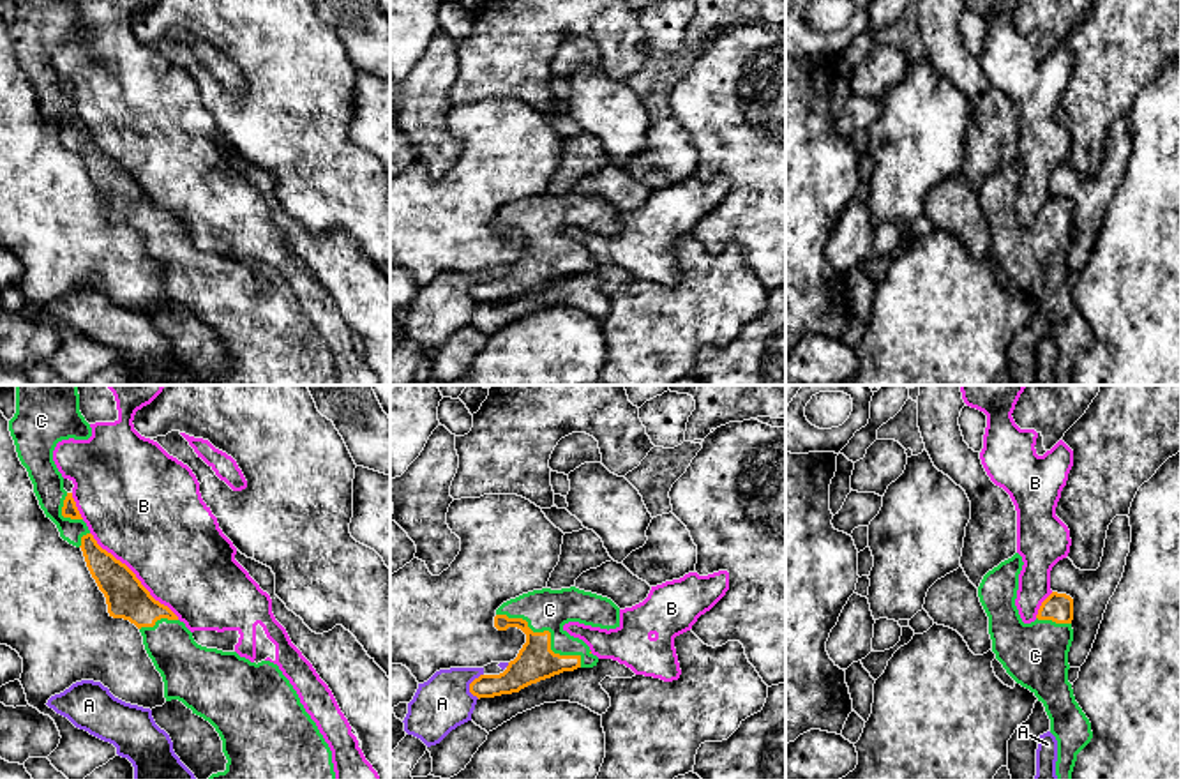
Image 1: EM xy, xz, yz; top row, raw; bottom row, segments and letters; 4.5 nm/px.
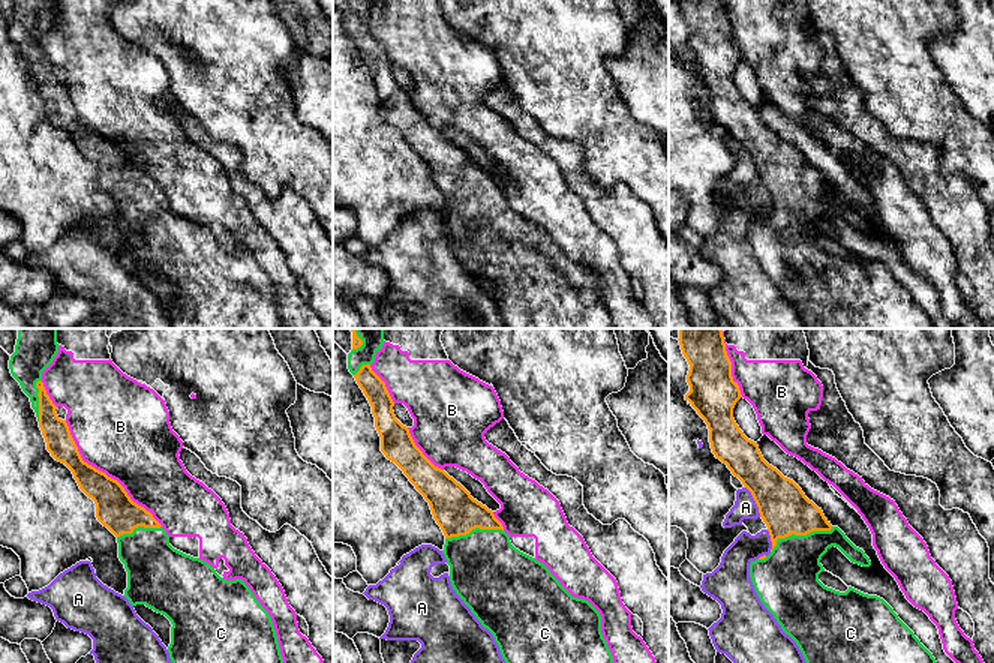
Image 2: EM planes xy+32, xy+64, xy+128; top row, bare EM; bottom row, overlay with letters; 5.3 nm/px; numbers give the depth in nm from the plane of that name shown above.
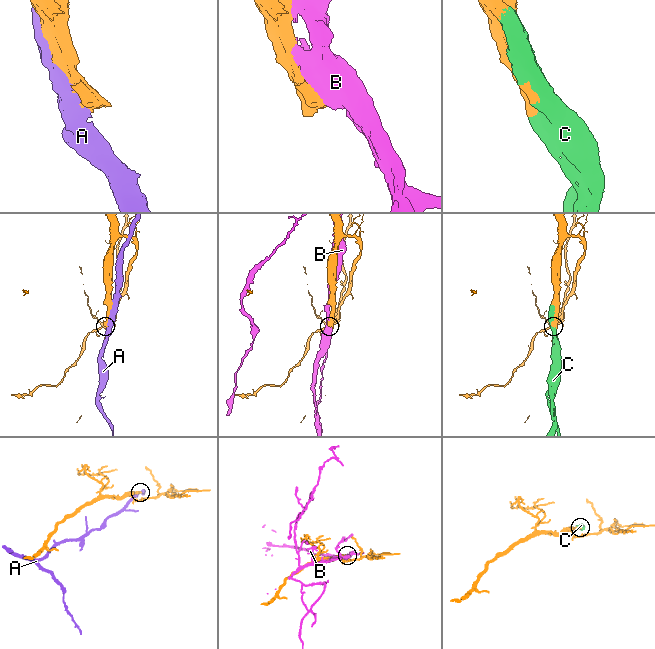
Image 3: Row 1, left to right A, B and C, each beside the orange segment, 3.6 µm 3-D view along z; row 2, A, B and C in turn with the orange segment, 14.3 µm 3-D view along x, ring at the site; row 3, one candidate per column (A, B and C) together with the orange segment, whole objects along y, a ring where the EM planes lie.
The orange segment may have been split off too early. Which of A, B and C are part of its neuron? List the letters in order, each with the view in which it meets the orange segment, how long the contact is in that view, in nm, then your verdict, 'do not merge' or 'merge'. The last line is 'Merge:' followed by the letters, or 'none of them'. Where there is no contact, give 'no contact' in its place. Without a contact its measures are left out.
A: xz | 120 nm | do not merge
B: xy | 550 nm | do not merge
C: xz | 460 nm | merge
Merge: C

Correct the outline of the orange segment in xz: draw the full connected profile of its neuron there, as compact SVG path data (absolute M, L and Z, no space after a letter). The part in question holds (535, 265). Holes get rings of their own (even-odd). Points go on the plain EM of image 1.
M575 191L533 194L503 207L496 214L494 231L517 231L526 238L526 247L503 277L480 279L470 288L470 297L478 304L512 299L563 276L597 270L598 261L590 251L563 233L568 226L616 233L620 212Z

